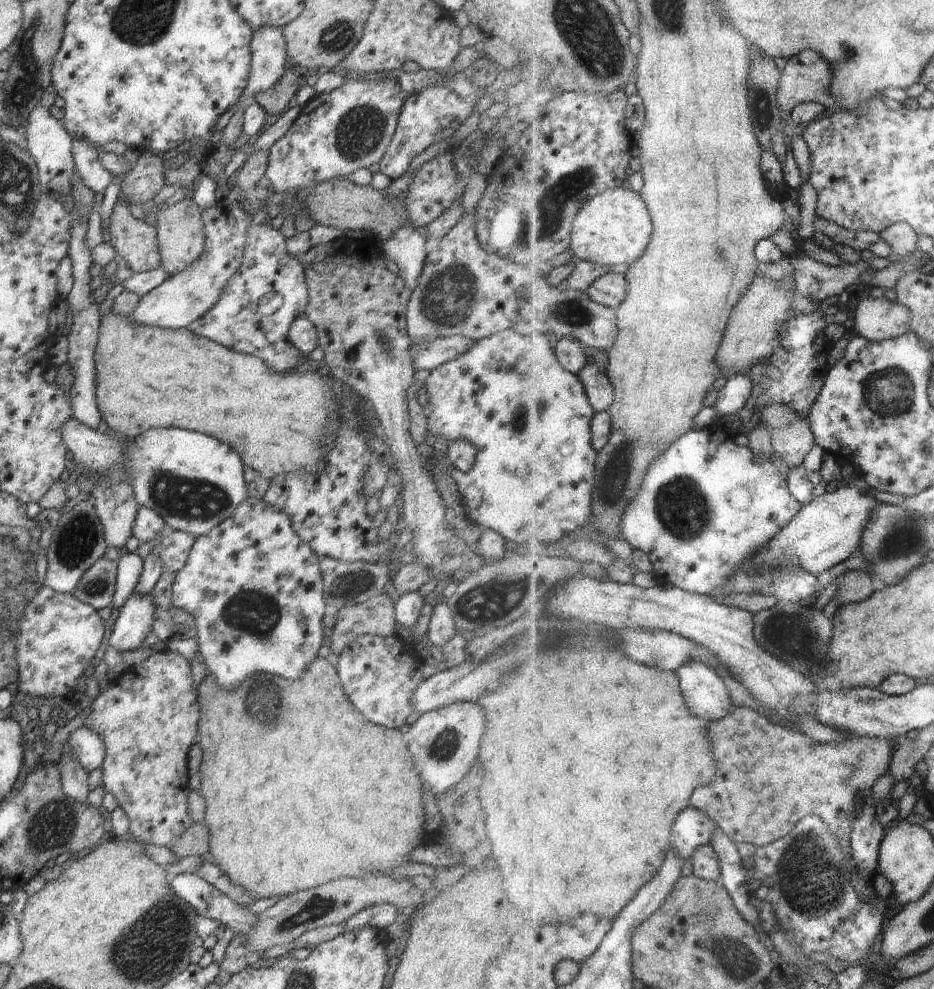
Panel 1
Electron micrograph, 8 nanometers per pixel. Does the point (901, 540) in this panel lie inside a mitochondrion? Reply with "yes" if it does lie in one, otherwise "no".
yes

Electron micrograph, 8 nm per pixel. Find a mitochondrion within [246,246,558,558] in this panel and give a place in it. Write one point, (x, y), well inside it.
(449, 298)

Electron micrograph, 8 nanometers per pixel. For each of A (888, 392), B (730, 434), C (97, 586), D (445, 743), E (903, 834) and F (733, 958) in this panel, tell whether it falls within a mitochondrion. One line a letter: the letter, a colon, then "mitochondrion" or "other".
A: mitochondrion
B: other
C: mitochondrion
D: mitochondrion
E: other
F: mitochondrion

